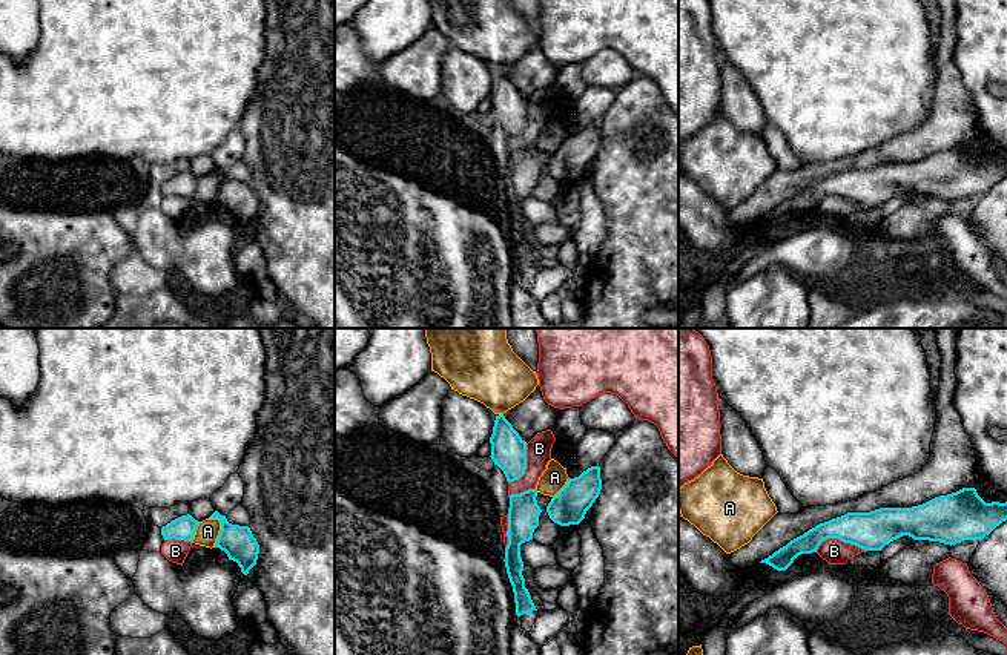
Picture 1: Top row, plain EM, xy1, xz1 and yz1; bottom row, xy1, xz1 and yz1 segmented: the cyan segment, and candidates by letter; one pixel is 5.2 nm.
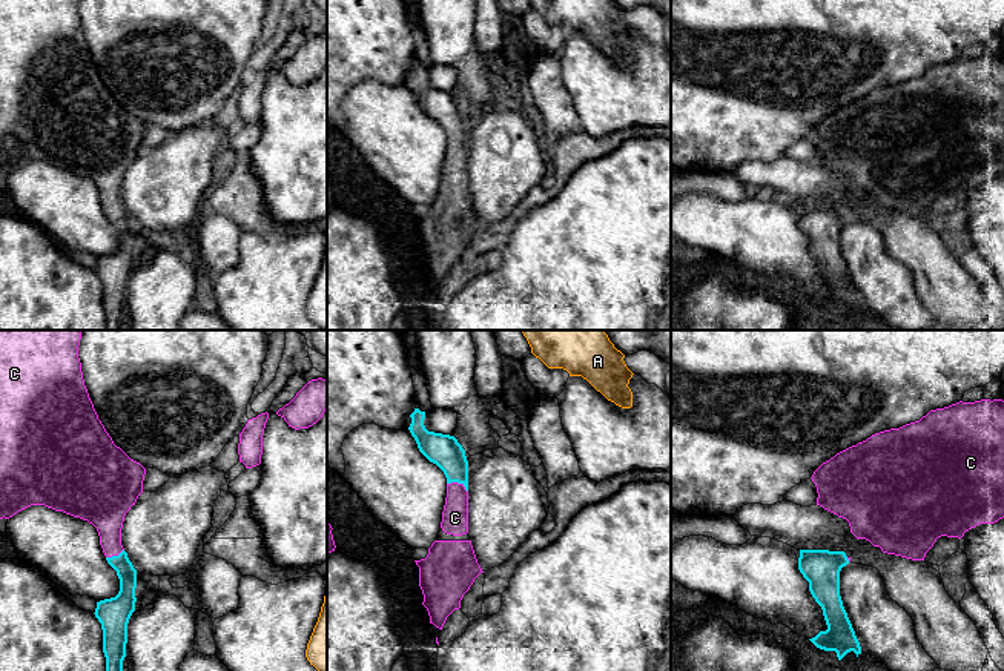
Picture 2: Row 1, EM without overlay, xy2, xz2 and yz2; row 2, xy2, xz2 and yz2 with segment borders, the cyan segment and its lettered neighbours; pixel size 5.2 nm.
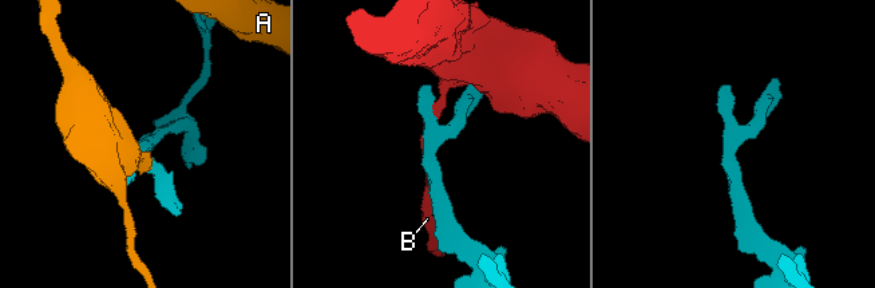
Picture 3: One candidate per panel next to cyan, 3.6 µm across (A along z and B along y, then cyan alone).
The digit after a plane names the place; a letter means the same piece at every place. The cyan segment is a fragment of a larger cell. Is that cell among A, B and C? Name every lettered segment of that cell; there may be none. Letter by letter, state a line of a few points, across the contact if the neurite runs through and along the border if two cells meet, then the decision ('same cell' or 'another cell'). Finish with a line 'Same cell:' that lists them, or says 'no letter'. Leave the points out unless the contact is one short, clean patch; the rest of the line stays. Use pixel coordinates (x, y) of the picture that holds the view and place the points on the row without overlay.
A: another cell
B: another cell
C: same cell
Same cell: C

